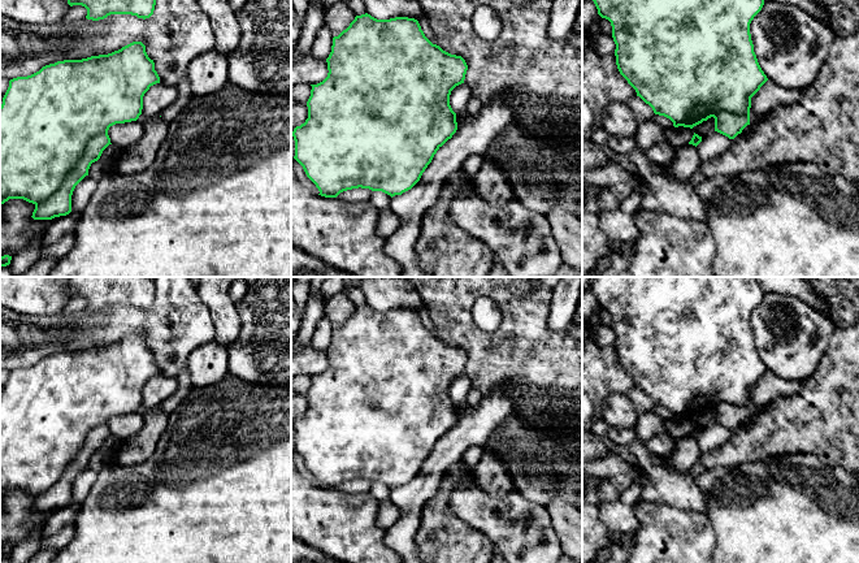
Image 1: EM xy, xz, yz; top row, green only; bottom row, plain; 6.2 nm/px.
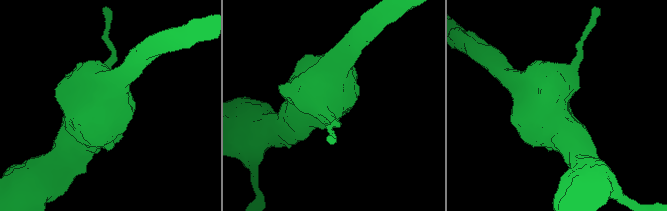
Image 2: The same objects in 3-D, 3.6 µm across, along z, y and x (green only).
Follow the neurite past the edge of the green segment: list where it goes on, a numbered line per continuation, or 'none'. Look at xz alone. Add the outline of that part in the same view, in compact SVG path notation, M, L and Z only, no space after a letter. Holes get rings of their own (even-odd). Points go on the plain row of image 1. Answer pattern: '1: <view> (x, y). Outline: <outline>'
none

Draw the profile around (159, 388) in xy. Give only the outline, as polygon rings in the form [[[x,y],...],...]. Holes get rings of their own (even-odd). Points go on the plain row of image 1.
[[[156,374],[143,387],[143,408],[151,410],[159,407],[161,402],[175,394],[178,390],[178,380]]]

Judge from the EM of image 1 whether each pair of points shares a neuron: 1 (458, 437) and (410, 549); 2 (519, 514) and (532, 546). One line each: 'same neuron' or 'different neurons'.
1: same neuron
2: same neuron

